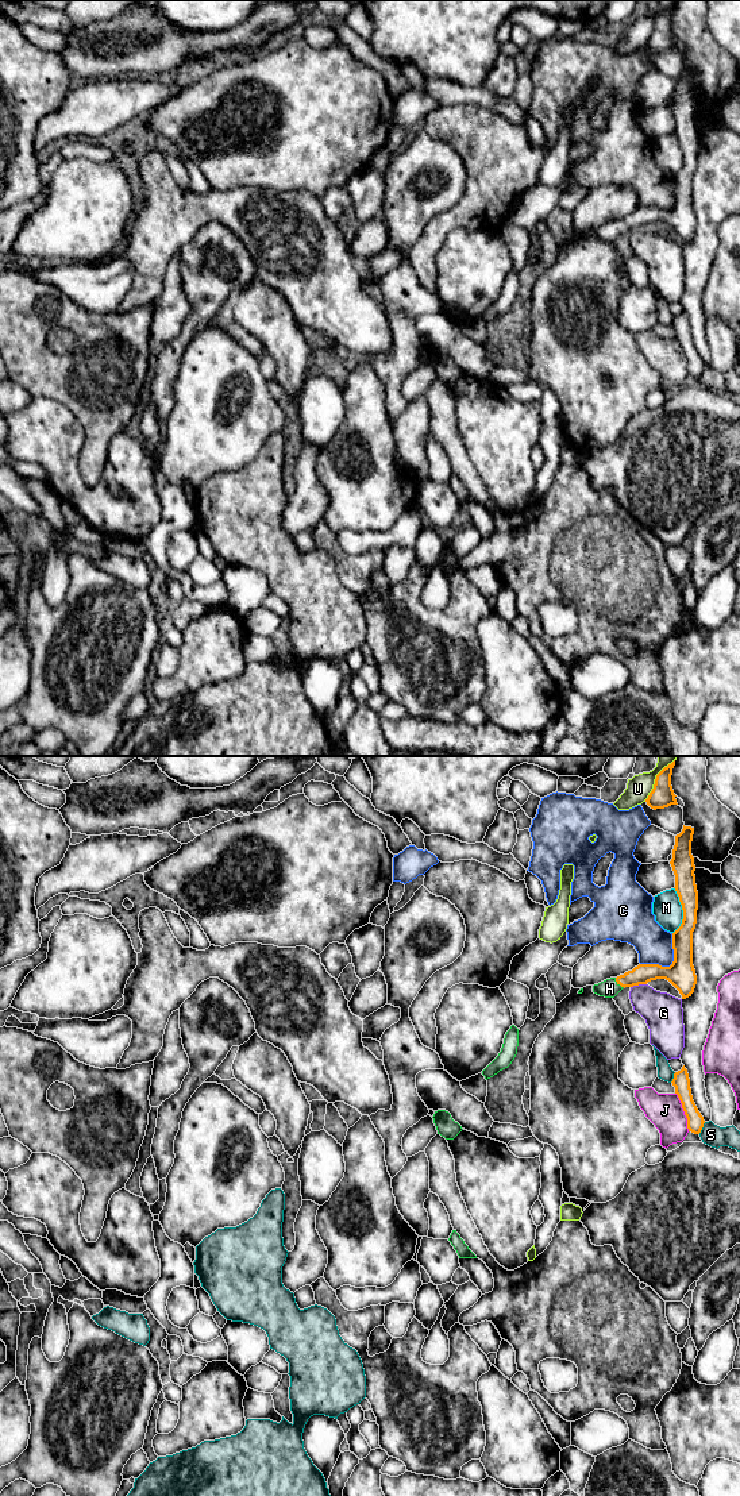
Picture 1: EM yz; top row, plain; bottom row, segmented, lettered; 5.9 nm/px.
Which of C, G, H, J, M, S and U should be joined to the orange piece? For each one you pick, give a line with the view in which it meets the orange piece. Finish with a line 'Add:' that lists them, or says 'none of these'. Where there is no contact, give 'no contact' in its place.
H: meets orange in yz
Add: H

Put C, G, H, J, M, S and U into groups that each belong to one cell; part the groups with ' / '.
C / G / H / J / M / S / U

